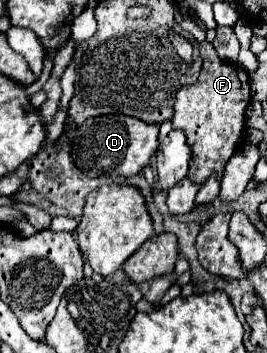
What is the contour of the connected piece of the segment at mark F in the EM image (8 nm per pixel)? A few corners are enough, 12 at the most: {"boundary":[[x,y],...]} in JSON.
{"boundary":[[201,43],[203,71],[181,87],[173,129],[189,179],[223,179],[245,141],[249,75]]}

